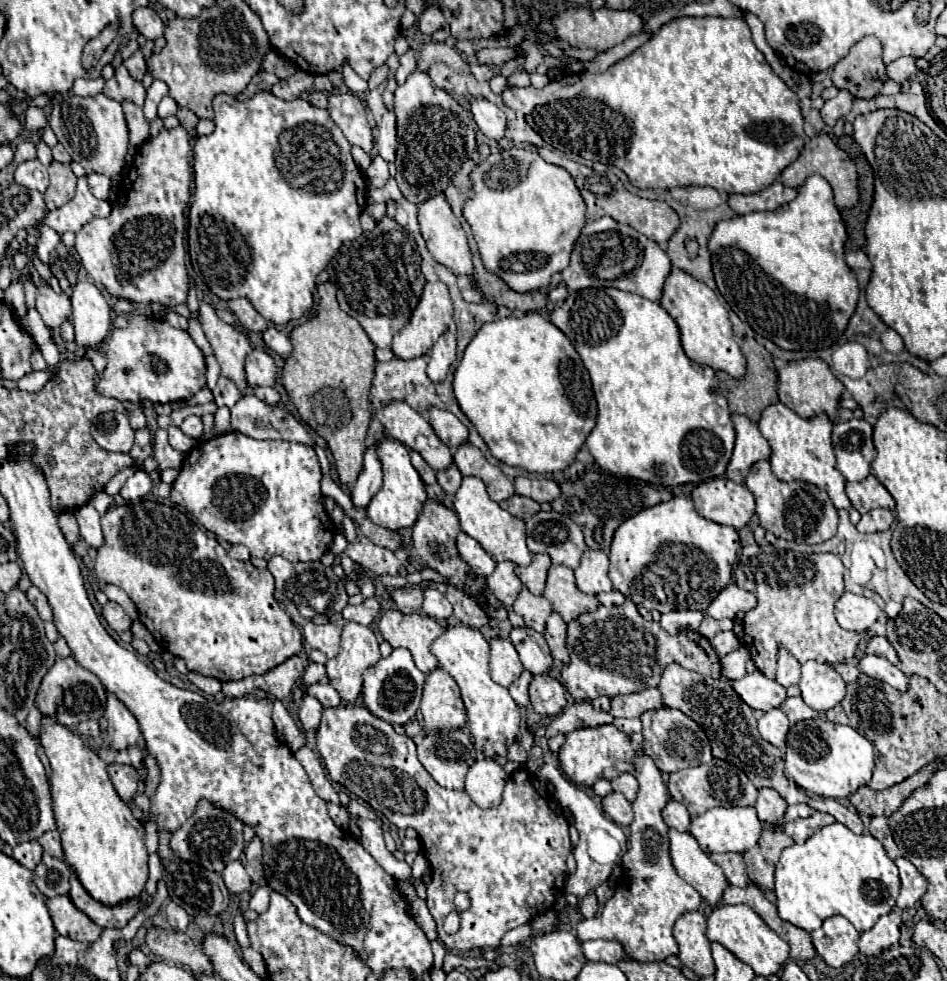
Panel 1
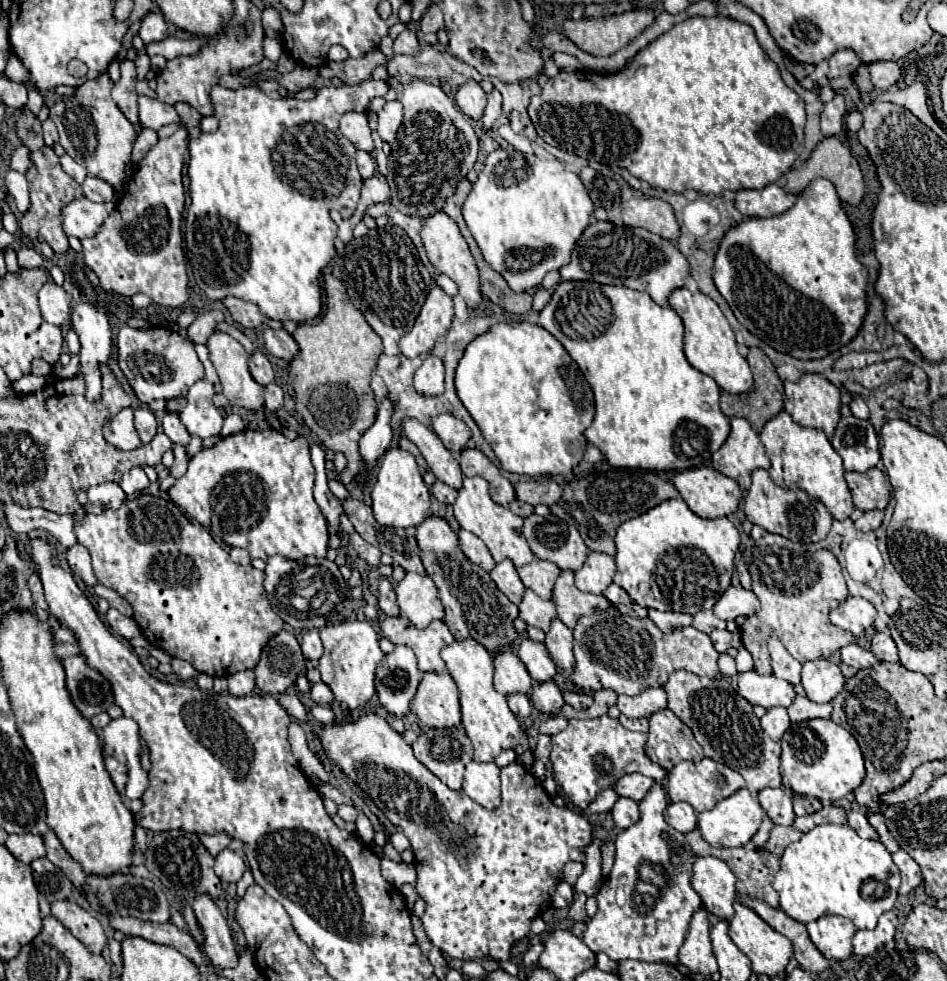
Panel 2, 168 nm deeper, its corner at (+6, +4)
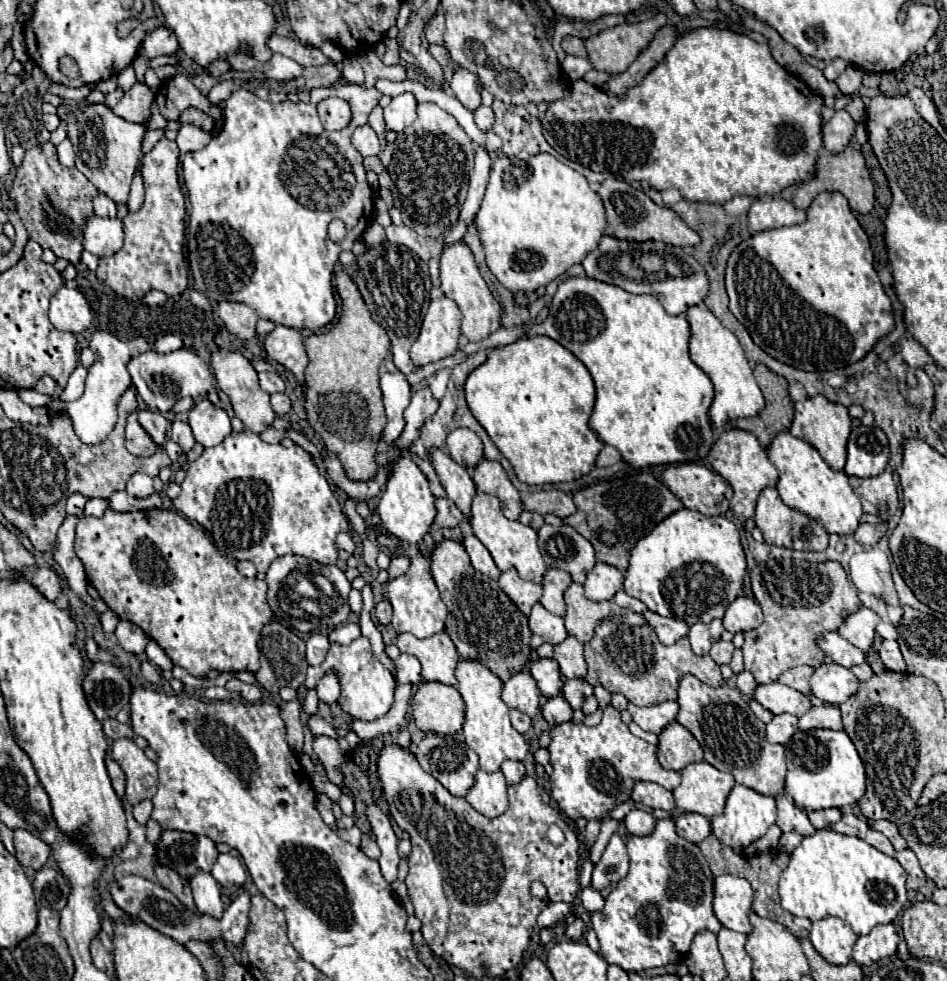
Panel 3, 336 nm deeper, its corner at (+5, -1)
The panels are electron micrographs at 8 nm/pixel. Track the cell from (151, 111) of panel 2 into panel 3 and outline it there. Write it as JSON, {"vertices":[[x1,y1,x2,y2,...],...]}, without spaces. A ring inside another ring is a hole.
{"vertices":[[182,123,180,129,178,129,178,137,176,137,176,143,178,143,178,149,182,153,188,153,188,151,198,151,202,147,206,147,210,143,212,135,194,127,194,125,188,125,188,123]]}

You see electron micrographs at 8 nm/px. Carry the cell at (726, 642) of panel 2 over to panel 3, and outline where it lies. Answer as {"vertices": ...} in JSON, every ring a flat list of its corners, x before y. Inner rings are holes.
{"vertices":[[718,639,718,641,714,641,714,645,712,645,712,649,710,649,708,655,710,655,718,665,724,665,724,663,730,663,732,651,734,651,734,643,732,643,732,641]]}

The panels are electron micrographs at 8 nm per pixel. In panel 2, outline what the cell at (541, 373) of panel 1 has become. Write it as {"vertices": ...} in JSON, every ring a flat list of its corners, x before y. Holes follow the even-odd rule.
{"vertices":[[519,322,517,326,493,326,467,346,457,366,455,388,459,400,469,410,507,472,527,476,567,474,583,460,583,452,587,448,587,438,583,432,589,428,595,416,593,392,579,366,573,362,561,342,545,328,531,322]]}

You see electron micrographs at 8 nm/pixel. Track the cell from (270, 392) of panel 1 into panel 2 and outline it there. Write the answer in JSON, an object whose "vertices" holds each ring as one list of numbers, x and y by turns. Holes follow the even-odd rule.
{"vertices":[[269,384,265,388,265,408,269,408,271,412,277,412,279,408,283,408,283,390,277,384]]}

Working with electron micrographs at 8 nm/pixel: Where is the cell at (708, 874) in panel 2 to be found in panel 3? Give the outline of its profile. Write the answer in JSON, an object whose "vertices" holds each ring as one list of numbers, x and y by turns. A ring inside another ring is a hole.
{"vertices":[[728,873,714,877,714,913,724,927,738,933,750,933,750,921,748,921,750,905,752,905,752,887,744,877]]}

